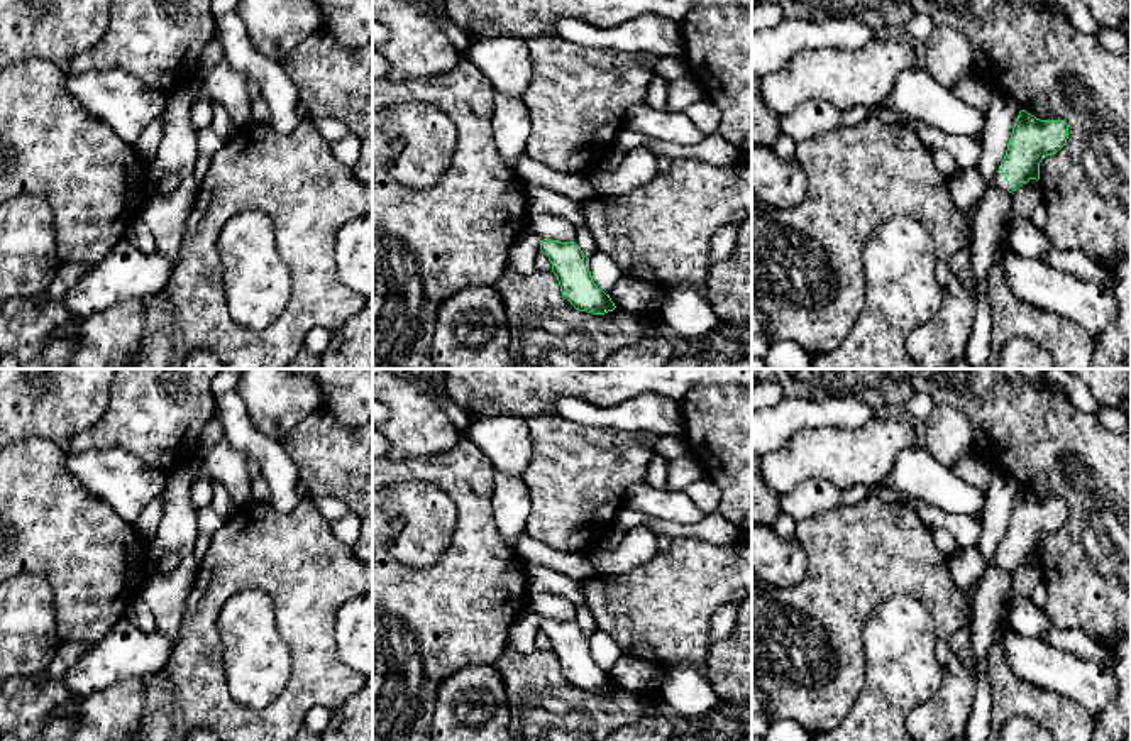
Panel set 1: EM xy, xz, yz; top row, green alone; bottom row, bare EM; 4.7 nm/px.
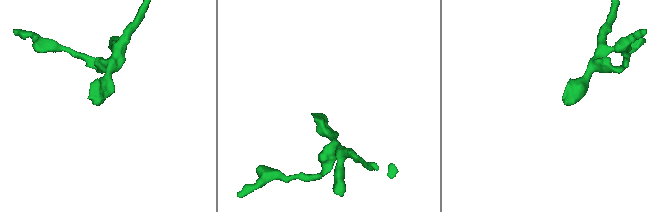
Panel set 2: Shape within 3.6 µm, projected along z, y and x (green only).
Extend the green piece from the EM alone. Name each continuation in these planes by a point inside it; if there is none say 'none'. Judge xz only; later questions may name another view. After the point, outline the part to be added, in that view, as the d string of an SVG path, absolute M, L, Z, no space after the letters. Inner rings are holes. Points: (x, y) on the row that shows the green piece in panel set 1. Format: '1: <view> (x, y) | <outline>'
none

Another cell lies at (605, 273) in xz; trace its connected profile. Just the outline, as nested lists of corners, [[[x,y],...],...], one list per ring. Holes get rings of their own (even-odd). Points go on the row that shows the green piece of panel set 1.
[[[596,252],[589,259],[589,271],[594,284],[606,294],[623,277],[620,266],[604,252]]]

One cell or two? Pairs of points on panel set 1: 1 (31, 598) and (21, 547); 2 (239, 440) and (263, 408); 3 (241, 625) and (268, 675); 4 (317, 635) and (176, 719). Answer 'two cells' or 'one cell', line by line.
1: two cells
2: two cells
3: one cell
4: one cell

